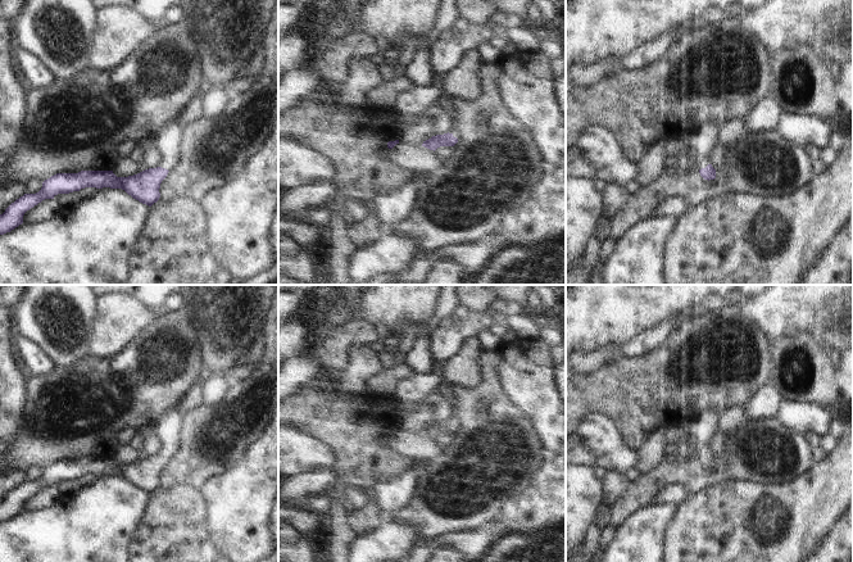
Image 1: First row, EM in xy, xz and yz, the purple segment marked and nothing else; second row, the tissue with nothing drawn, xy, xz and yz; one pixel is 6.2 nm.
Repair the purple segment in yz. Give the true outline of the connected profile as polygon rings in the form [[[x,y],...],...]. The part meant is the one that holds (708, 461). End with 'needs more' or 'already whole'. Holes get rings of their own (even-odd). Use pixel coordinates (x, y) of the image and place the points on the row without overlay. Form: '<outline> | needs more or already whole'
[[[707,409],[700,420],[691,420],[689,435],[697,441],[697,456],[704,467],[714,467],[716,457],[711,452],[711,441],[720,430],[720,414],[716,409]]] | needs more

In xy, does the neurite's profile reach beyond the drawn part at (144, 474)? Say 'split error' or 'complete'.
split error

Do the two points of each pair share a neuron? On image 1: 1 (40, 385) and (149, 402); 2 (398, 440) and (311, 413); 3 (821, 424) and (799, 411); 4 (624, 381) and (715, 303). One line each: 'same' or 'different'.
1: same
2: different
3: same
4: different

